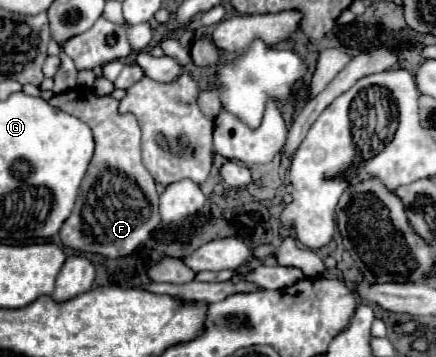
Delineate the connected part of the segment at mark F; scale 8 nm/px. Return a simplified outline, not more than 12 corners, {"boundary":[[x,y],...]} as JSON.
{"boundary":[[88,87],[50,105],[96,151],[62,245],[130,255],[160,225],[138,121]]}

